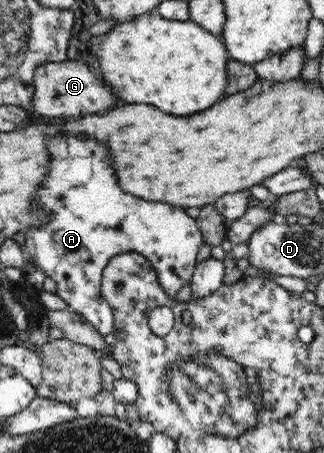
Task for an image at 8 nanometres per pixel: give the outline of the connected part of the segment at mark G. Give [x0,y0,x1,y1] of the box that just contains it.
[32,60,116,118]

